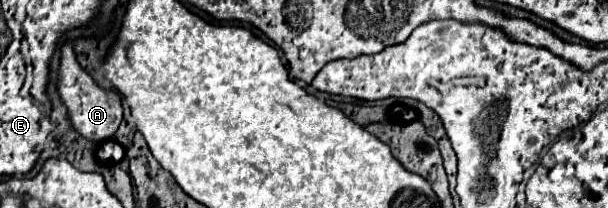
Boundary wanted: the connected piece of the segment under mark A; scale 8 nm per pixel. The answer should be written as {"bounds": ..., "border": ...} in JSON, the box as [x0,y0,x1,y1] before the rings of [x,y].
{"bounds":[58,43,122,141],"border":[[[66,43],[62,45],[62,63],[60,63],[60,81],[58,81],[58,91],[62,101],[68,107],[68,115],[76,131],[92,141],[104,141],[112,137],[122,121],[122,97],[116,91],[106,91],[98,87],[92,77],[78,65],[72,47]]]}

